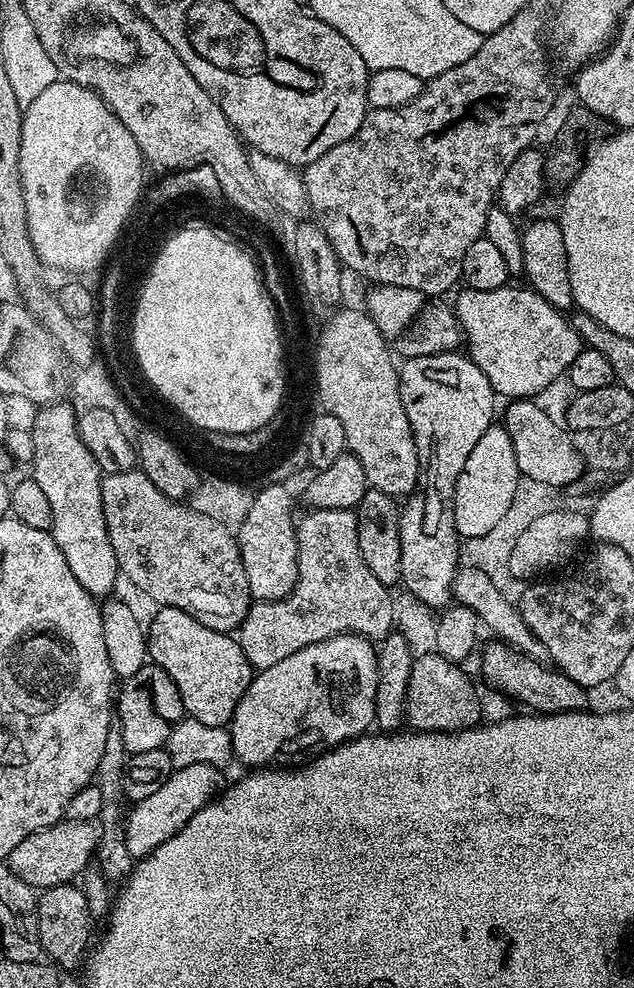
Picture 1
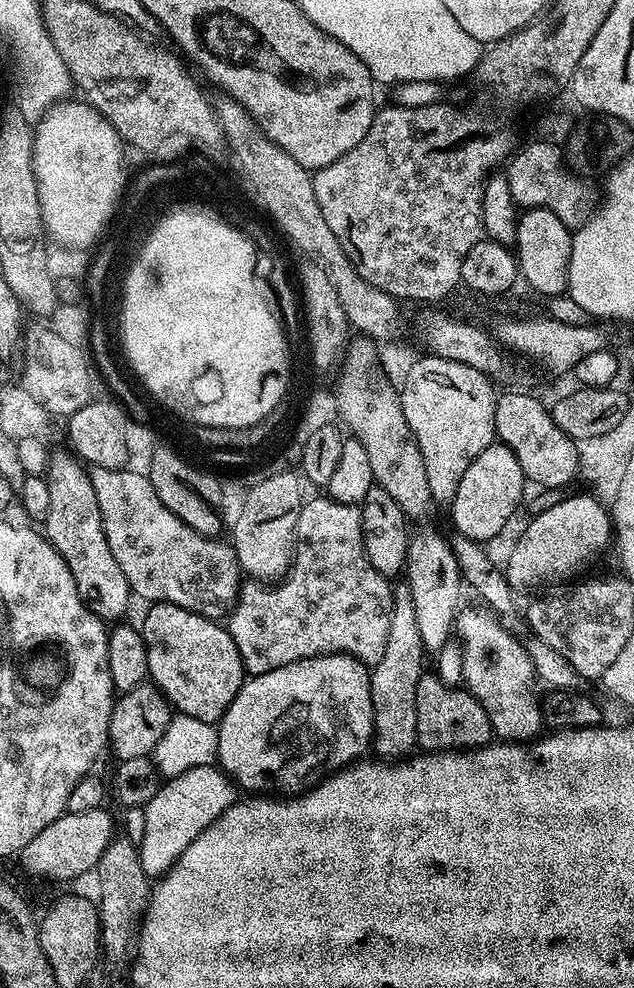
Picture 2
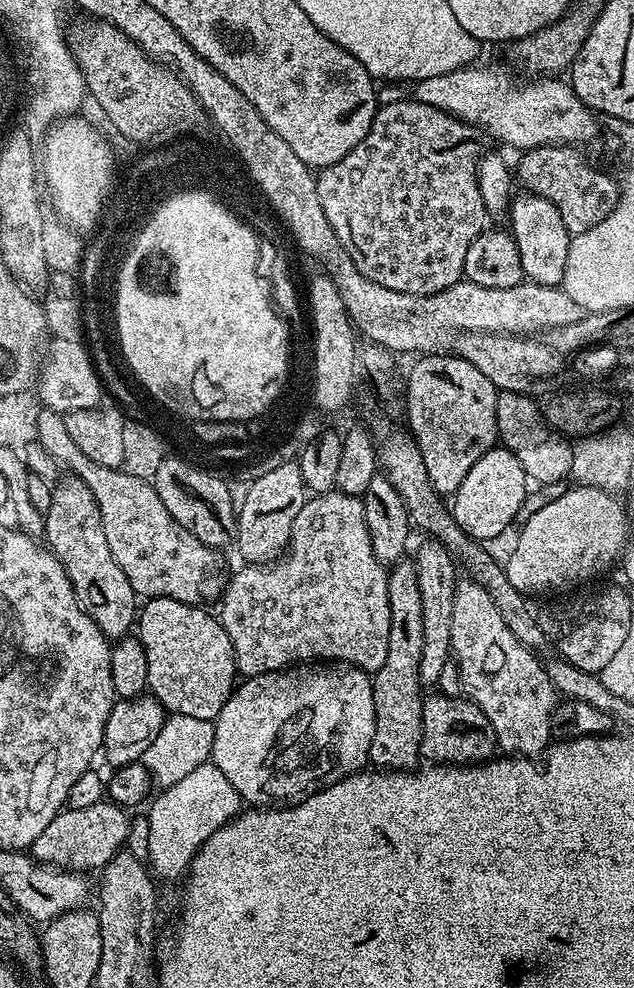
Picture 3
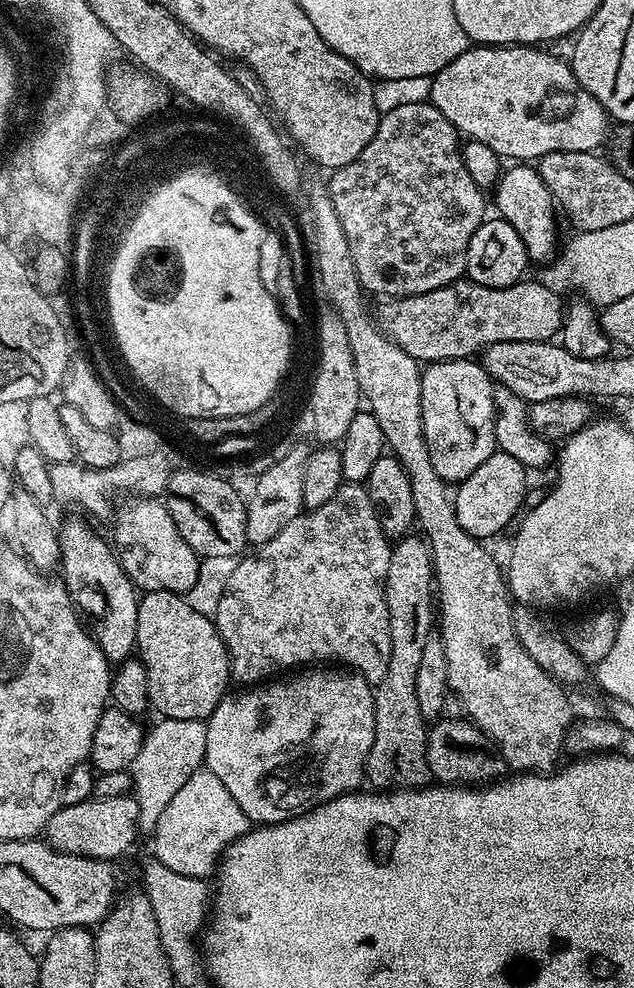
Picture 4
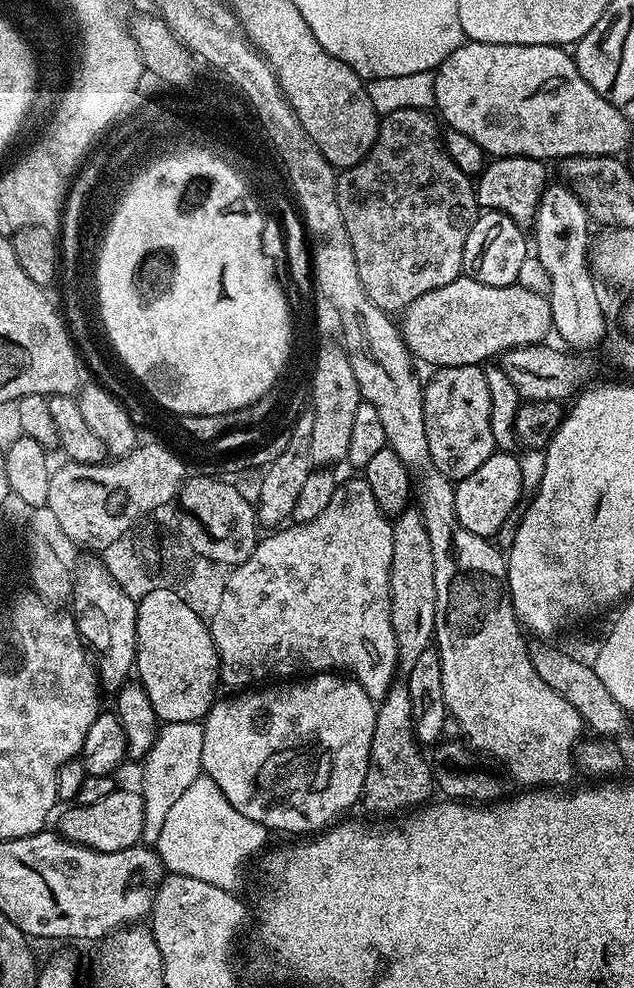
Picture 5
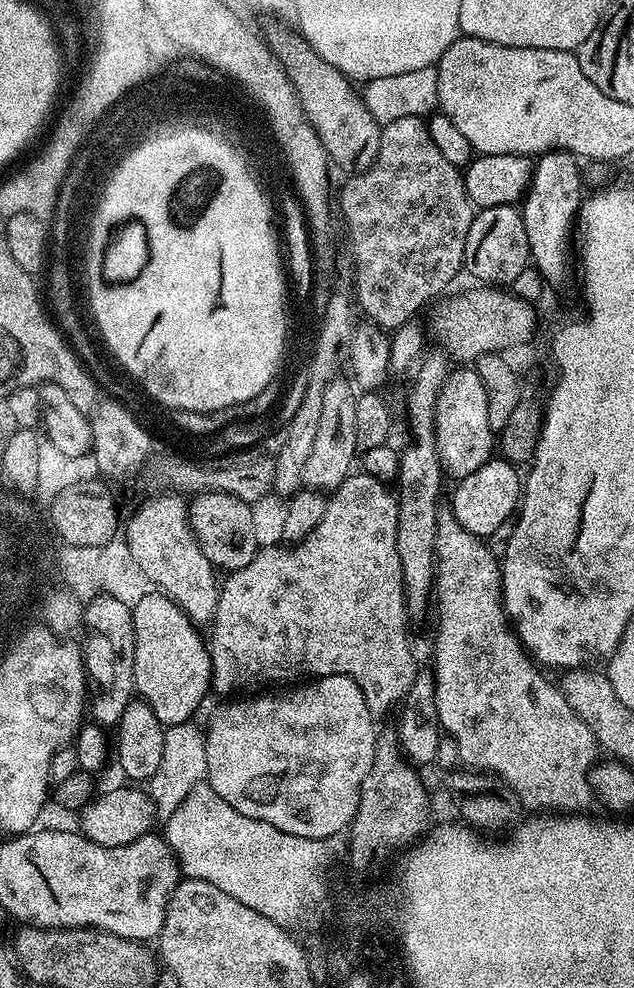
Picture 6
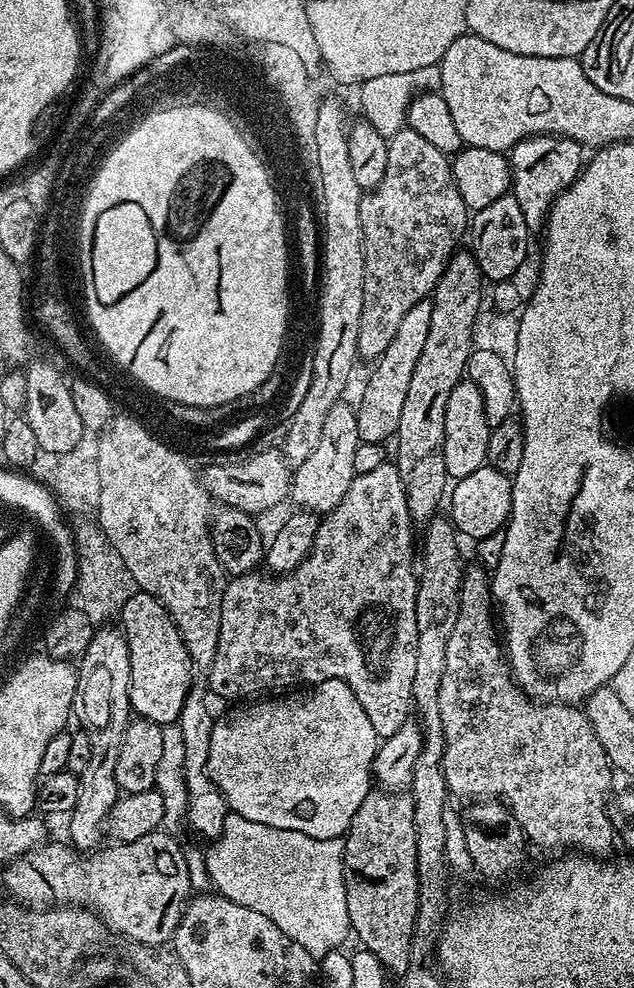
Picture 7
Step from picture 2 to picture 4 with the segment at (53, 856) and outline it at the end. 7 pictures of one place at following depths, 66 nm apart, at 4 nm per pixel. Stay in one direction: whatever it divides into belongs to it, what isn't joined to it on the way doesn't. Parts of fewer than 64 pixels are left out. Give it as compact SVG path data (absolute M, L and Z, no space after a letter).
M129 794L118 798L106 798L105 800L93 798L83 800L74 806L61 806L60 809L50 818L46 829L46 842L57 852L69 852L75 856L89 856L95 860L115 861L116 856L123 852L133 851L132 843L138 839L136 827L138 826L138 802L135 795Z

